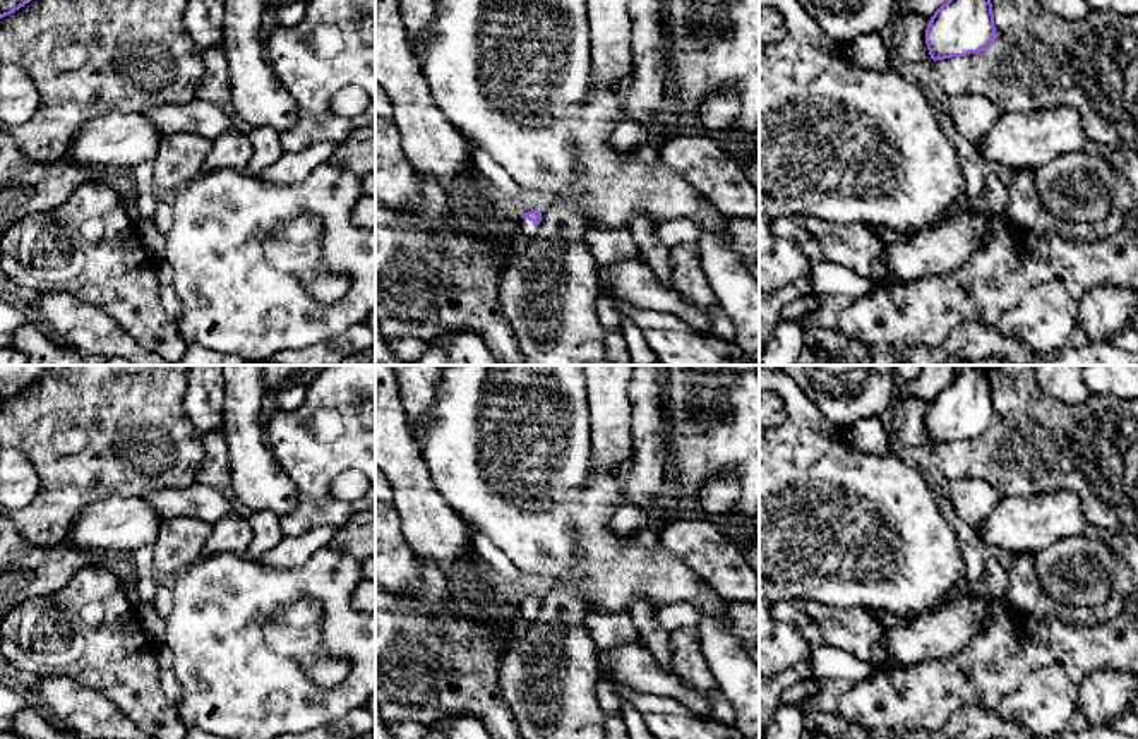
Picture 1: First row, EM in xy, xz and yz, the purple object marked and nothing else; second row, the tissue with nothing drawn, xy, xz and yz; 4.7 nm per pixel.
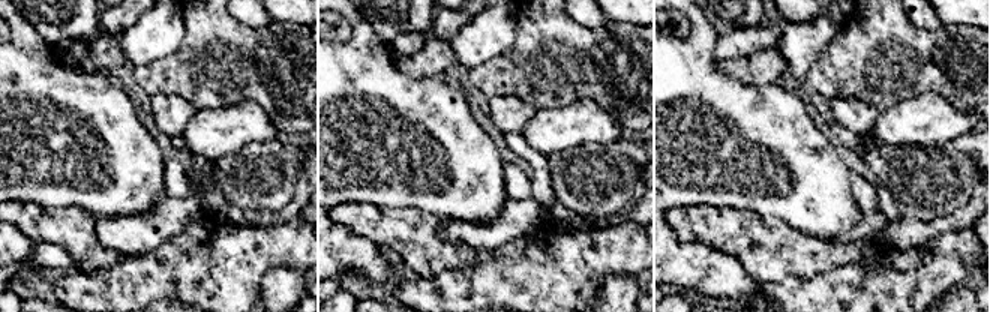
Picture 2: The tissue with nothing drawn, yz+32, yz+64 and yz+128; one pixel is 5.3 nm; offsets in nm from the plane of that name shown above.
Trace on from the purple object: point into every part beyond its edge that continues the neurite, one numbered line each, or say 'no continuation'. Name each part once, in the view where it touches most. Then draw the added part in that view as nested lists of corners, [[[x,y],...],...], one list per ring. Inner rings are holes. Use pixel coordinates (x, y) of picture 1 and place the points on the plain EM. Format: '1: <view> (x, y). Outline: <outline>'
1: xz (528, 612). Outline: [[[521,602],[519,610],[526,621],[535,621],[538,616],[538,610],[533,605],[530,605],[528,602]]]

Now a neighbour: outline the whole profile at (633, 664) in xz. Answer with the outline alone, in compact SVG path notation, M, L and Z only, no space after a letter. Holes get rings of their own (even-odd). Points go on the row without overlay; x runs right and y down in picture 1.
M641 641L614 646L598 657L605 670L632 689L675 700L699 717L711 717L706 698L674 670L662 669Z

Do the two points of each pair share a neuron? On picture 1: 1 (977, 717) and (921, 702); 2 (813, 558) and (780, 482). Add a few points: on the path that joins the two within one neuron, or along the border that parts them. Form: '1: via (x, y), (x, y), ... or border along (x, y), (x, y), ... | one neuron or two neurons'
1: border along (998, 715), (976, 703), (967, 703), (952, 720) | two neurons
2: via (813, 539), (811, 513), (799, 501) | one neuron

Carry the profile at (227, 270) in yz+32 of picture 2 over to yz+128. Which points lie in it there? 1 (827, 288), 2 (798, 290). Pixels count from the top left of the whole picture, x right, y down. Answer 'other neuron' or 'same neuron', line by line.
1: same neuron
2: same neuron

